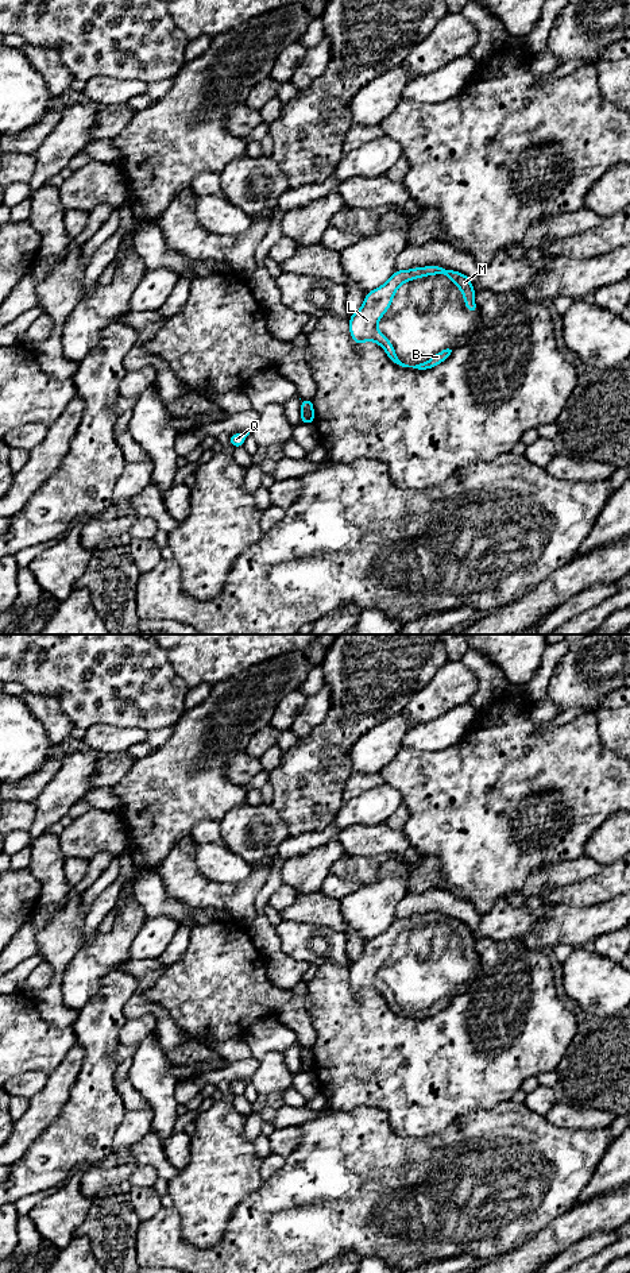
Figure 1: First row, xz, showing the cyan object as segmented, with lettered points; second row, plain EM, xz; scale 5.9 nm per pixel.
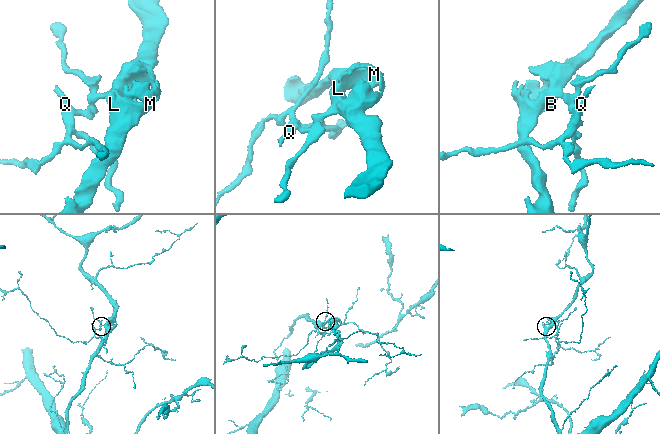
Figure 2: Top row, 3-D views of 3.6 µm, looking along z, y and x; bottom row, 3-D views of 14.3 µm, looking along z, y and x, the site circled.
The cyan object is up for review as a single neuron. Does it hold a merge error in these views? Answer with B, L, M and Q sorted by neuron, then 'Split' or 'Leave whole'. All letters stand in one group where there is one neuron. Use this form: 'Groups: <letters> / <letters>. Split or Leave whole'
Groups: B L M / Q. Split

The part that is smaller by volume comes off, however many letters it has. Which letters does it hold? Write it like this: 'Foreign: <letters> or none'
Foreign: Q

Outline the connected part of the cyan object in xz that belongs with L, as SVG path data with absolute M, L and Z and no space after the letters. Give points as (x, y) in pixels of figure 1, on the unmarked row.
M436 913L414 915L409 918L397 918L382 934L368 940L364 945L362 956L349 964L349 983L353 991L359 994L364 990L375 990L384 998L389 1007L395 1014L405 1018L425 1019L447 1008L452 1000L449 996L434 1002L424 1011L410 1012L401 1010L397 1004L393 991L376 976L382 964L389 958L394 942L399 934L411 927L437 922L447 923L461 938L463 948L465 949L465 957L468 960L478 961L475 952L476 938L465 922Z

